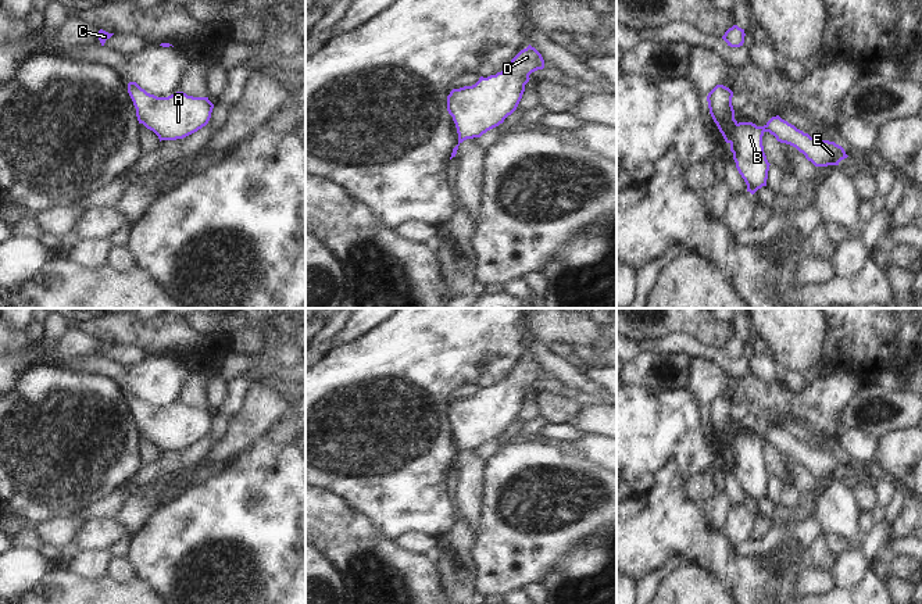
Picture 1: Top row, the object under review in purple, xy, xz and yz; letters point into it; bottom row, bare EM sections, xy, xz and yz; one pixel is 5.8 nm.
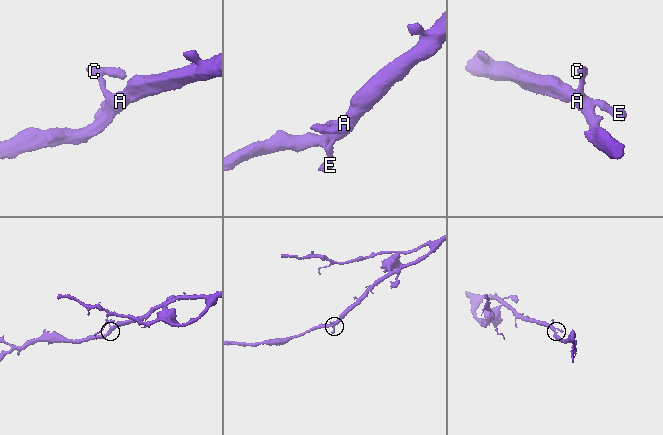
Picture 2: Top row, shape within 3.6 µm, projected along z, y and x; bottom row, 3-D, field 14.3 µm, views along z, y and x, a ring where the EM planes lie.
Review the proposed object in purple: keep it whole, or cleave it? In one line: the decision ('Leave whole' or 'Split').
Leave whole

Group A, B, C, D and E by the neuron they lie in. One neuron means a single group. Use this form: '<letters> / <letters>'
A B C D E

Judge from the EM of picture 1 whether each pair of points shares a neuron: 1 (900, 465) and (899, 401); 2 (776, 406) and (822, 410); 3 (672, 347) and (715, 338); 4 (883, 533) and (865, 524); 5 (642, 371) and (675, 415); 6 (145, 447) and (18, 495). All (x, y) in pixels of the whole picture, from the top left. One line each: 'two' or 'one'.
1: two
2: one
3: two
4: two
5: two
6: two

